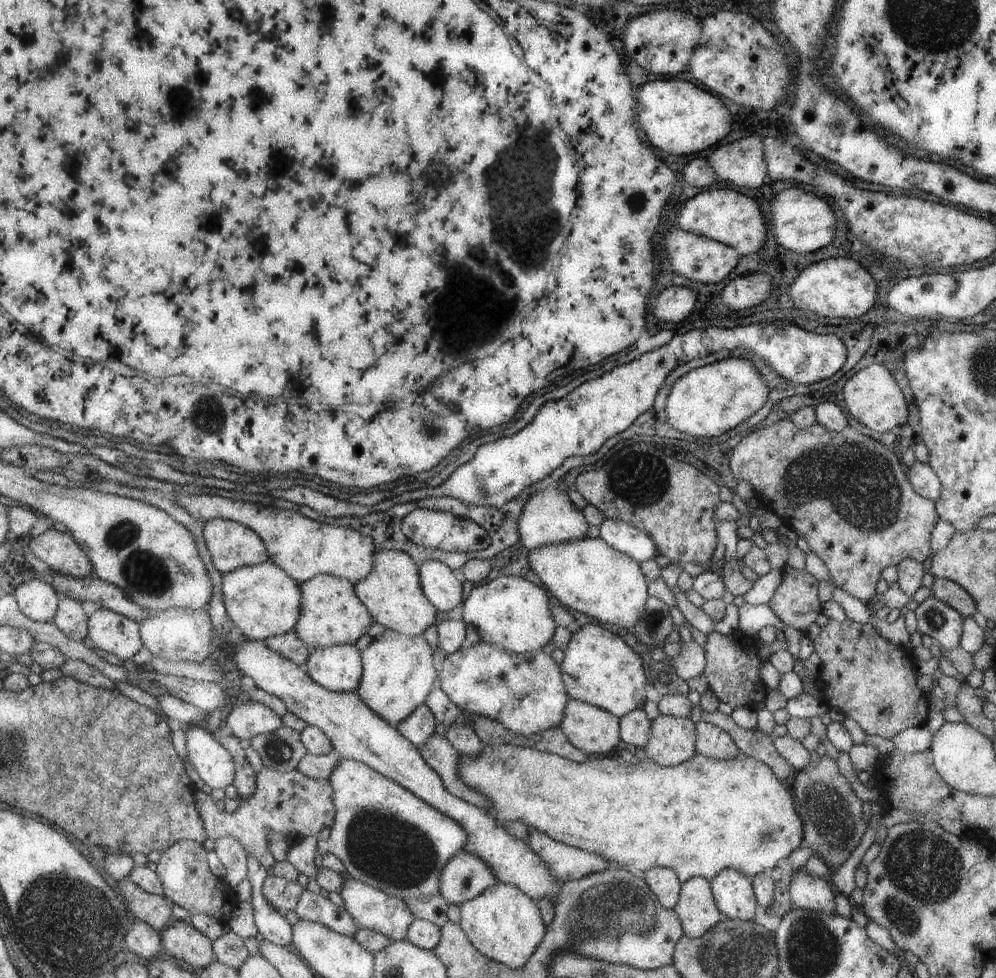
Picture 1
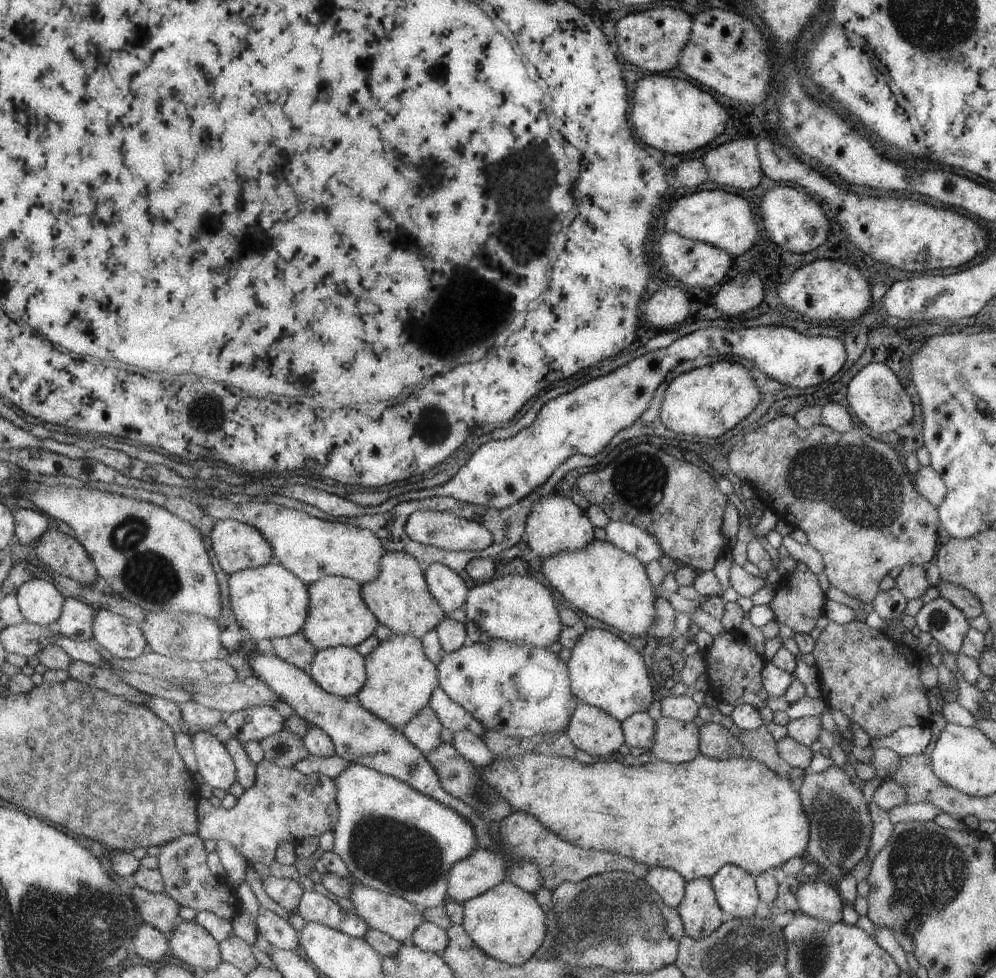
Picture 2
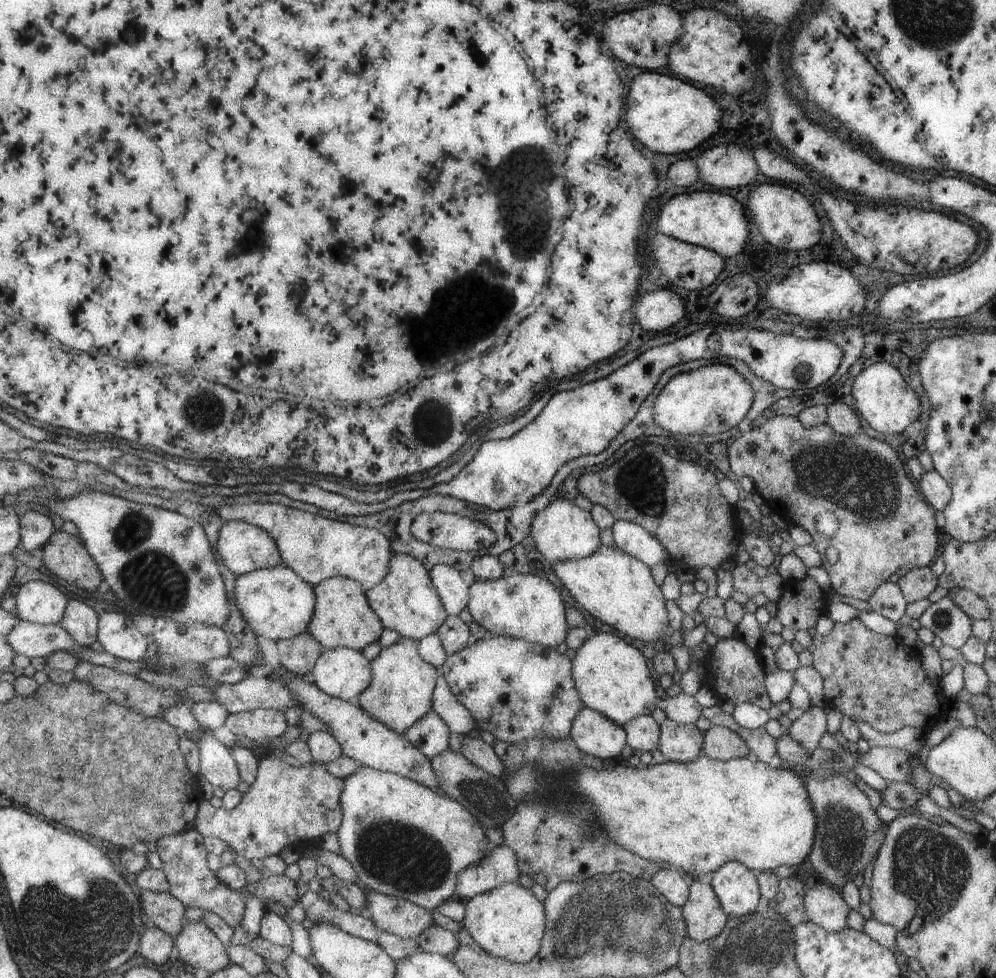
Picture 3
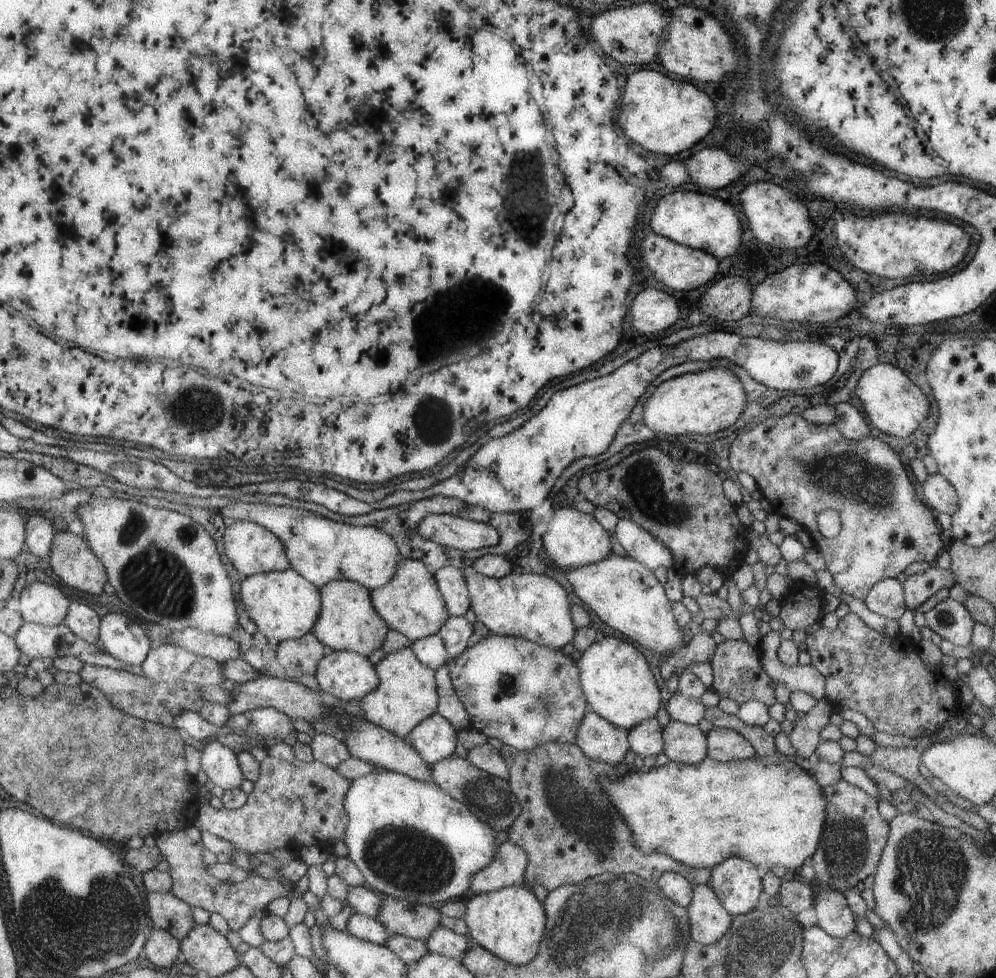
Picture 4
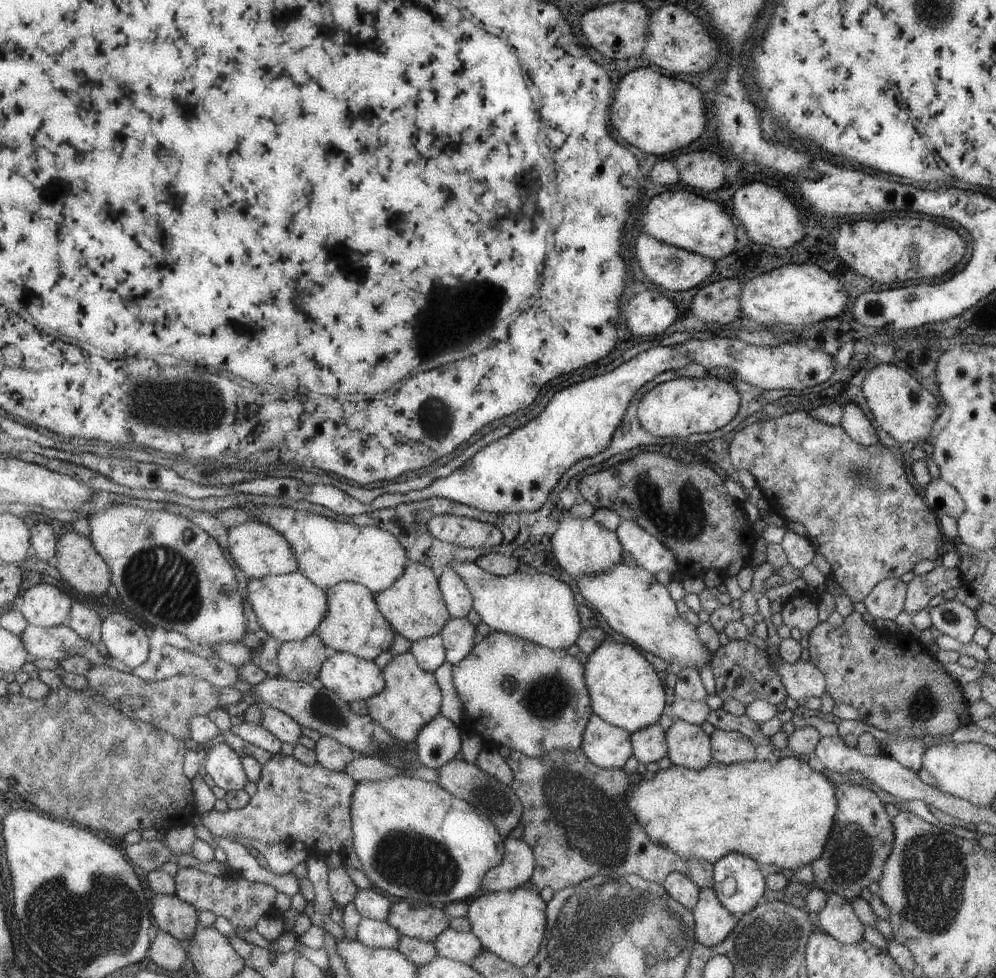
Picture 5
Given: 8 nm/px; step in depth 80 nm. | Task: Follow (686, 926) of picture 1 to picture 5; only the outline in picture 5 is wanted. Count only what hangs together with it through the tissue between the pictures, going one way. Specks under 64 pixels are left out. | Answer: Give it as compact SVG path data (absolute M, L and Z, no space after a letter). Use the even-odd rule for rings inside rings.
M712 888L699 889L697 902L690 911L694 920L696 943L706 947L719 944L737 922L737 917L717 900Z

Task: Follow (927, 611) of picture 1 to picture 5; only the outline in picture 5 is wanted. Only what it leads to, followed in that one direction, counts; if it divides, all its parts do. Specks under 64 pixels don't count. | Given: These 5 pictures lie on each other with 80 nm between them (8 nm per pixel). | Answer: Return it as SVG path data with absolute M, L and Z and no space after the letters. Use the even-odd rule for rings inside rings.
M941 601L929 609L930 626L941 634L951 636L960 644L971 642L973 633L980 626L974 610L969 609L959 601Z

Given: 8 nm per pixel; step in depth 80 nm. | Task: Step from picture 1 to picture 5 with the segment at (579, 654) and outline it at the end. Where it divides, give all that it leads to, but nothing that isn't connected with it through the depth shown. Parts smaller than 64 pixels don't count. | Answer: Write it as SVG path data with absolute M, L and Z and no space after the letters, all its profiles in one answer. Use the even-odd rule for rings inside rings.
M606 638L591 654L587 655L582 667L584 668L584 683L590 698L592 712L600 719L614 727L622 728L629 734L658 722L663 706L665 706L665 689L659 683L659 678L651 664L645 660L637 648L633 648L631 644L625 644L625 642L614 640L611 642Z

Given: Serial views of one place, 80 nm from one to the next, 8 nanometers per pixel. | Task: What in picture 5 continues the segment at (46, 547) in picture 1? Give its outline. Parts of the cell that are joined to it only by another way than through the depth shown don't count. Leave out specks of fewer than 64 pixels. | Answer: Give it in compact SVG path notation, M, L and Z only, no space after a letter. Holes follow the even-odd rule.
M76 531L66 532L55 543L55 554L51 563L61 578L79 594L101 596L107 586L111 586L111 572L105 561L97 554L89 537L80 535Z

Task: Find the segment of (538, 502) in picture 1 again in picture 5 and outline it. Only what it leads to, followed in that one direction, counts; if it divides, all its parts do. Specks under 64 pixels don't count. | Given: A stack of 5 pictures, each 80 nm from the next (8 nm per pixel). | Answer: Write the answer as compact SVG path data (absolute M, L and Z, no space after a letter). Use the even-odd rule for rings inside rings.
M563 511L558 522L550 527L548 539L557 566L572 577L606 571L612 564L623 561L623 550L616 534L601 526L593 517L575 518L570 516L568 511Z

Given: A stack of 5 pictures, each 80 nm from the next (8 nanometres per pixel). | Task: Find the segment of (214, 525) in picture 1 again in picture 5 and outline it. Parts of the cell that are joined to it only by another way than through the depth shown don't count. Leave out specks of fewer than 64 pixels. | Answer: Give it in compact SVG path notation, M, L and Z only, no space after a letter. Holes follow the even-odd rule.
M251 519L227 529L227 544L231 558L249 579L267 575L289 574L298 570L290 544L281 533L268 524Z

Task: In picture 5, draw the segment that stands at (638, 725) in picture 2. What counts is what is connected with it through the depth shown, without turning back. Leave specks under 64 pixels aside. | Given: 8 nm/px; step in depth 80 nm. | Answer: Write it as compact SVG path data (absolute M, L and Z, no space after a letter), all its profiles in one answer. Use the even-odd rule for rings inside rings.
M655 723L630 734L632 754L638 762L658 762L666 756L663 728Z

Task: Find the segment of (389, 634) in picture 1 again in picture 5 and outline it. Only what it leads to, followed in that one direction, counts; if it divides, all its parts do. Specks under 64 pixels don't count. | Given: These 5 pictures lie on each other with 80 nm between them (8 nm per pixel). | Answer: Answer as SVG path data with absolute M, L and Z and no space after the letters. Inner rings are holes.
M411 651L393 654L389 663L380 669L384 680L383 690L366 698L365 706L371 720L383 727L401 744L409 744L427 722L439 713L441 693L432 672L423 670Z

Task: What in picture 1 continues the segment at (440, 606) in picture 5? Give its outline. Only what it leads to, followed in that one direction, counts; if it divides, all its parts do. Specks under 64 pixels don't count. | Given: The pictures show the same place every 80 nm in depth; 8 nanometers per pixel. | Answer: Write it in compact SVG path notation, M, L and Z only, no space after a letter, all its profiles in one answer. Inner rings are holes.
M394 550L375 551L369 574L353 585L355 596L373 621L405 636L421 635L434 623L436 608L426 599L419 584L418 565L406 553Z

